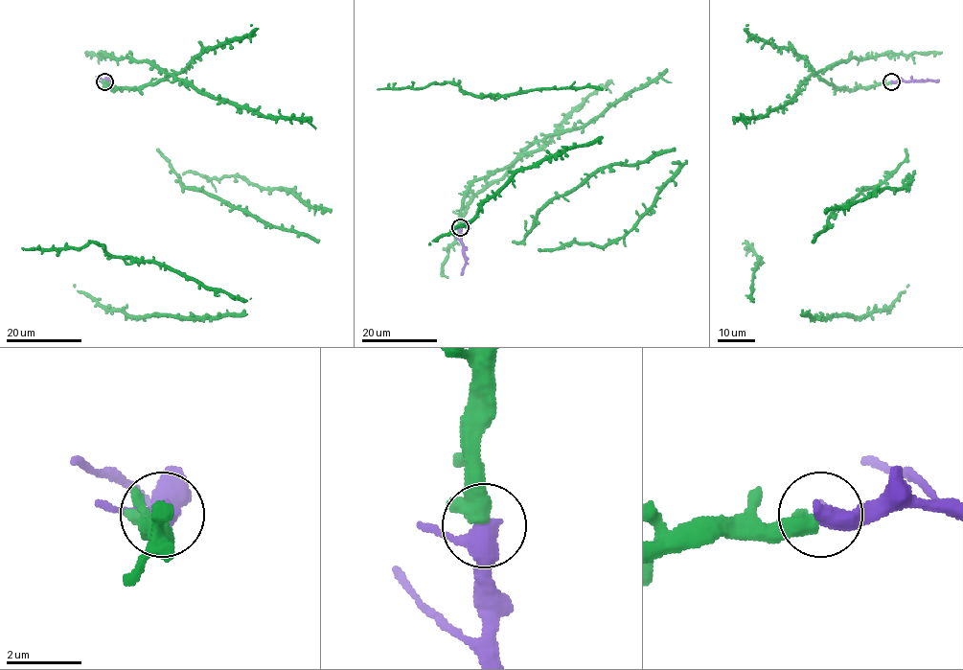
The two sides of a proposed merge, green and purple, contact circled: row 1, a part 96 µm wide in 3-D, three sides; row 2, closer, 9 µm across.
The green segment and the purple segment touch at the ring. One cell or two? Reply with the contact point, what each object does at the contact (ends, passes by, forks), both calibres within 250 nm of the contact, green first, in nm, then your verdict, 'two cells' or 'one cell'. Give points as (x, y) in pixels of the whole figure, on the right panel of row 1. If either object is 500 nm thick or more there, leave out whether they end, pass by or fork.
(891, 81) | 550/420 nm | one cell

